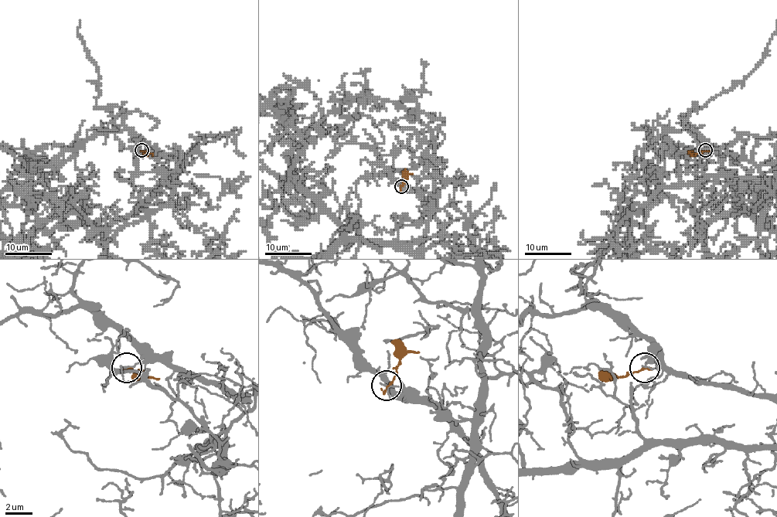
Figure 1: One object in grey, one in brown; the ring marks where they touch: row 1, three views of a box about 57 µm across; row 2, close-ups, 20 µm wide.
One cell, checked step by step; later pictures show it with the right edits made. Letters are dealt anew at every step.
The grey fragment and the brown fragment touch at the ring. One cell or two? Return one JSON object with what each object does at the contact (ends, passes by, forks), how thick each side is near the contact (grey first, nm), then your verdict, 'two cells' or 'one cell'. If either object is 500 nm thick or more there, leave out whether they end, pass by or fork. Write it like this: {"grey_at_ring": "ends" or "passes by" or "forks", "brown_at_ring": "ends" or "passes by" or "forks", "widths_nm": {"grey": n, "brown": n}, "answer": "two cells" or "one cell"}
{"grey_at_ring": "ends", "brown_at_ring": "ends", "widths_nm": {"grey": 170, "brown": 170}, "answer": "two cells"}

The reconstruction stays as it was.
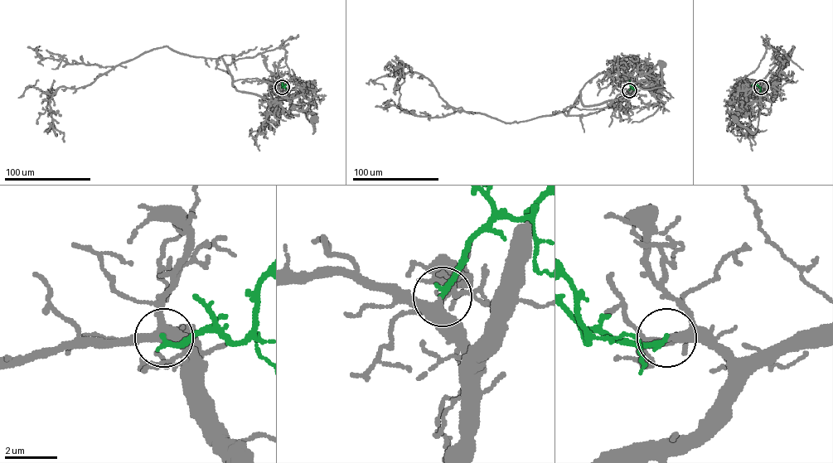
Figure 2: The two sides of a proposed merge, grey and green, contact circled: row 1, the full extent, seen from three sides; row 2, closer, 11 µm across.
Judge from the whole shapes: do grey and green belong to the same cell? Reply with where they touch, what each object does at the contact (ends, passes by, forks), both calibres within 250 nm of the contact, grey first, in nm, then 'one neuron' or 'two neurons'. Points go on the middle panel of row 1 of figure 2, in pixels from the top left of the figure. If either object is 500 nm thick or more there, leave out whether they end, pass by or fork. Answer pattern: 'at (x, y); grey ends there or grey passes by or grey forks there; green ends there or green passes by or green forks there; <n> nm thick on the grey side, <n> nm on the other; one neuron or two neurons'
at (629, 90); grey forks there; green ends there; 320 nm thick on the grey side, 240 nm on the other; one neuron

